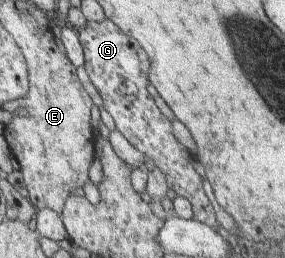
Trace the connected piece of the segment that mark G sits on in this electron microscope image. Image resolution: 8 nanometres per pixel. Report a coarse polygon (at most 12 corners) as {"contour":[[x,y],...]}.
{"contour":[[110,18],[74,26],[116,130],[194,220],[215,211],[148,92],[150,60]]}

